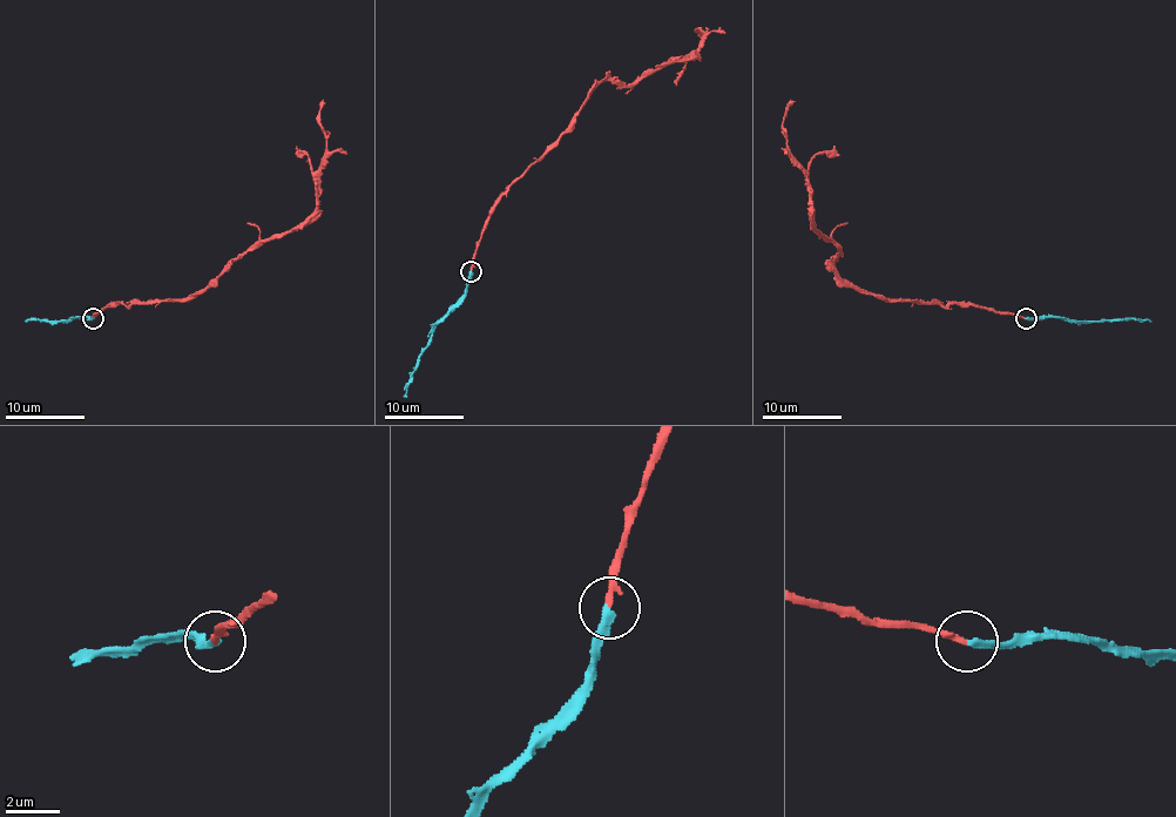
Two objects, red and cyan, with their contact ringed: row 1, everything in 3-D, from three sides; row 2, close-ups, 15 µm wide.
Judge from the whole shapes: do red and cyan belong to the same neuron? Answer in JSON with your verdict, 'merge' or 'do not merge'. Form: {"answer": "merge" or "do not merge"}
{"answer": "merge"}

